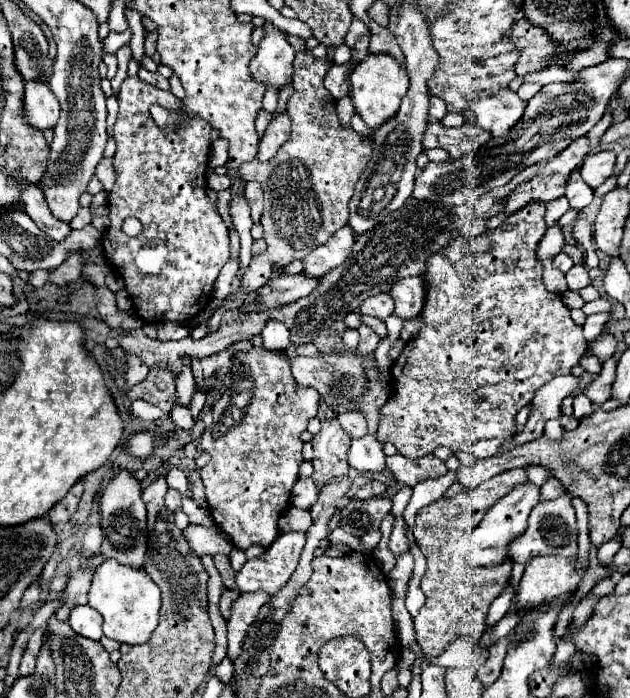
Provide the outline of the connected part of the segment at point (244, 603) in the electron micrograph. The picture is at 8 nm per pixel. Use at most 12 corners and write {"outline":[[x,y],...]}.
{"outline":[[268,592],[240,594],[228,620],[228,658],[240,656],[242,642]]}

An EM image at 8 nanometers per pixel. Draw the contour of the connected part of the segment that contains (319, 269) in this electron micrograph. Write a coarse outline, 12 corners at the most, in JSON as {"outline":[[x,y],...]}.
{"outline":[[348,226],[302,260],[302,272],[322,278],[350,256],[354,232]]}

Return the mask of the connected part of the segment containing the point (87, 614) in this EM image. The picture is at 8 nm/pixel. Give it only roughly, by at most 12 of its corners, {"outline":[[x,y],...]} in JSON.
{"outline":[[90,606],[70,612],[72,630],[102,638],[102,616]]}

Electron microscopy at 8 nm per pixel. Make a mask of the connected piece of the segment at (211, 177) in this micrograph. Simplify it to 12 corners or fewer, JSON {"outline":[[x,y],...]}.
{"outline":[[208,174],[208,186],[212,190],[230,188],[230,178]]}

